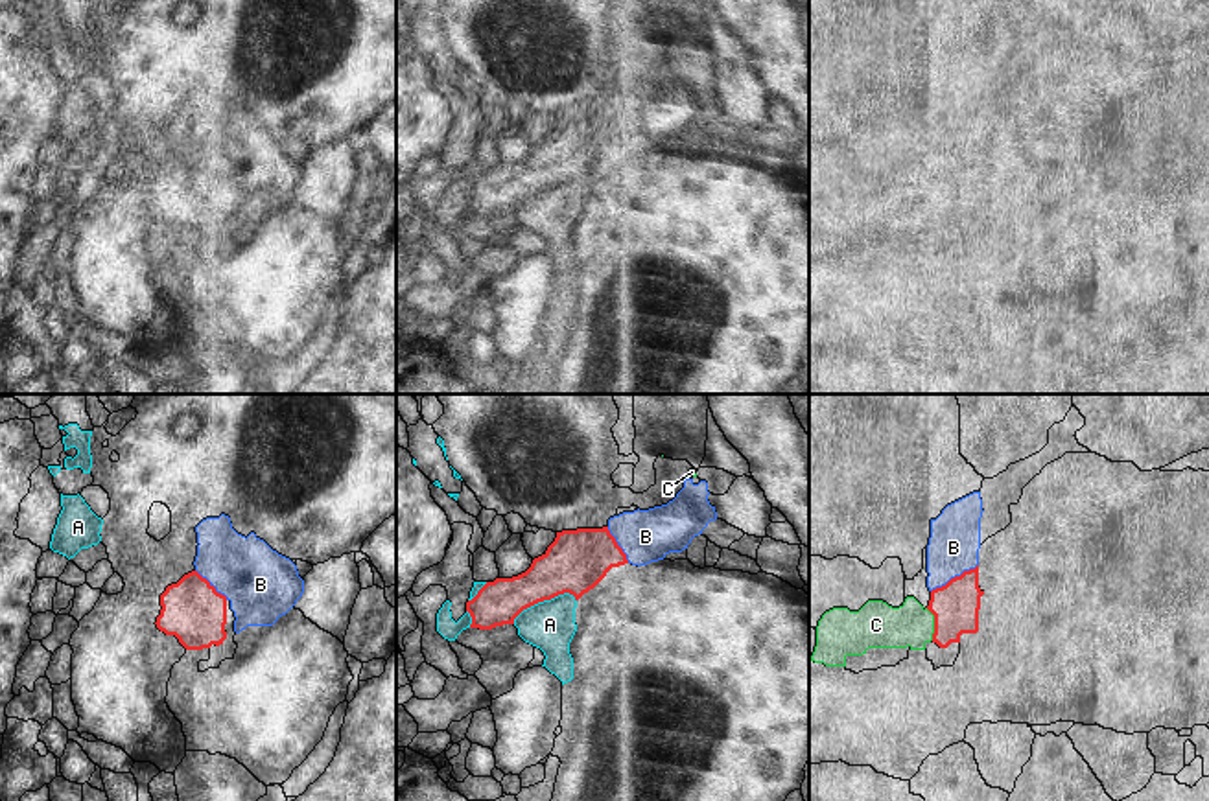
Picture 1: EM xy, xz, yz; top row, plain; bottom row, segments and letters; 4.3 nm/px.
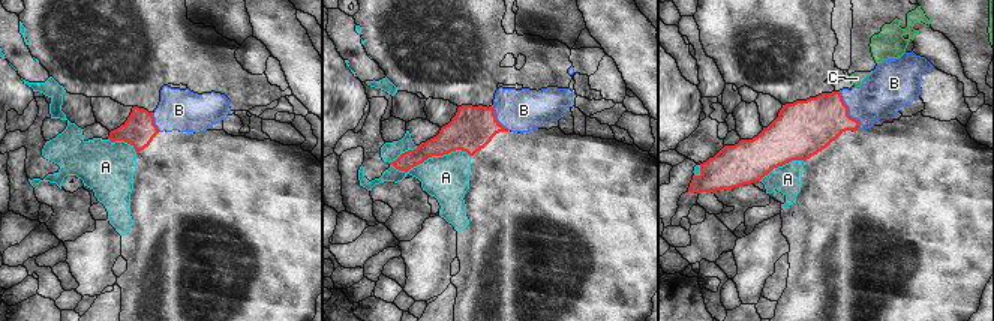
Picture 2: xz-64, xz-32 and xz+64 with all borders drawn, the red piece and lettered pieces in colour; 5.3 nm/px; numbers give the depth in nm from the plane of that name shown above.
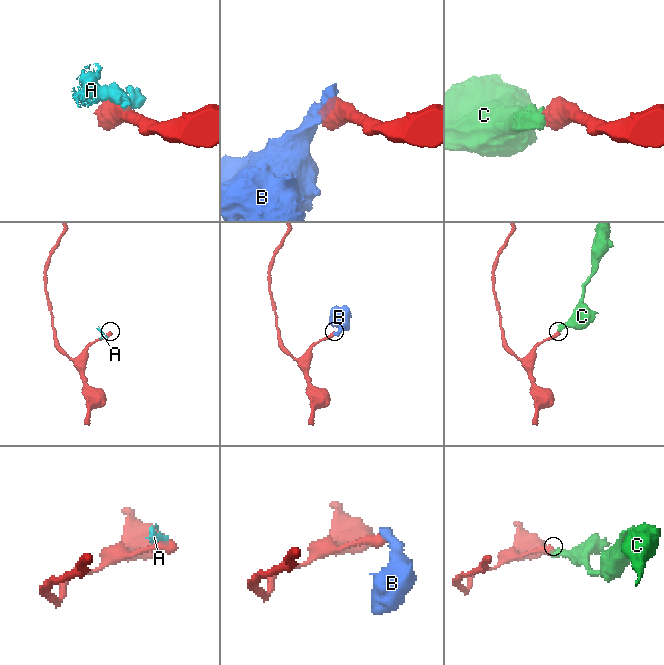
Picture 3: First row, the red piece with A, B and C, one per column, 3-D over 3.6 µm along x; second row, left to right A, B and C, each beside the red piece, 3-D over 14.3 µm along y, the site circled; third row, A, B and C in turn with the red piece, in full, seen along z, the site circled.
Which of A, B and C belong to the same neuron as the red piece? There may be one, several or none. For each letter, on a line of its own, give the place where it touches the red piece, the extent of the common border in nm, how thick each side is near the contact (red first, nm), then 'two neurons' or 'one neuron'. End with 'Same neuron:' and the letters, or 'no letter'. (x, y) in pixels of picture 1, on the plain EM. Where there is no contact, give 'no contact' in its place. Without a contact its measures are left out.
A: xz (542, 188) | 300 nm | 280/220 nm | two neurons
B: yz (955, 164) | 240 nm | 200/220 nm | two neurons
C: yz (935, 212) | 150 nm | 200/200 nm | one neuron
Same neuron: C

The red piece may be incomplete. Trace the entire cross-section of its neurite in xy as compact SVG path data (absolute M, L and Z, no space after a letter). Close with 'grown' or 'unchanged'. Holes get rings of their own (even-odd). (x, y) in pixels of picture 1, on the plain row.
M197 158L168 173L160 193L157 215L175 223L186 238L219 234L227 226L227 184Z | unchanged

